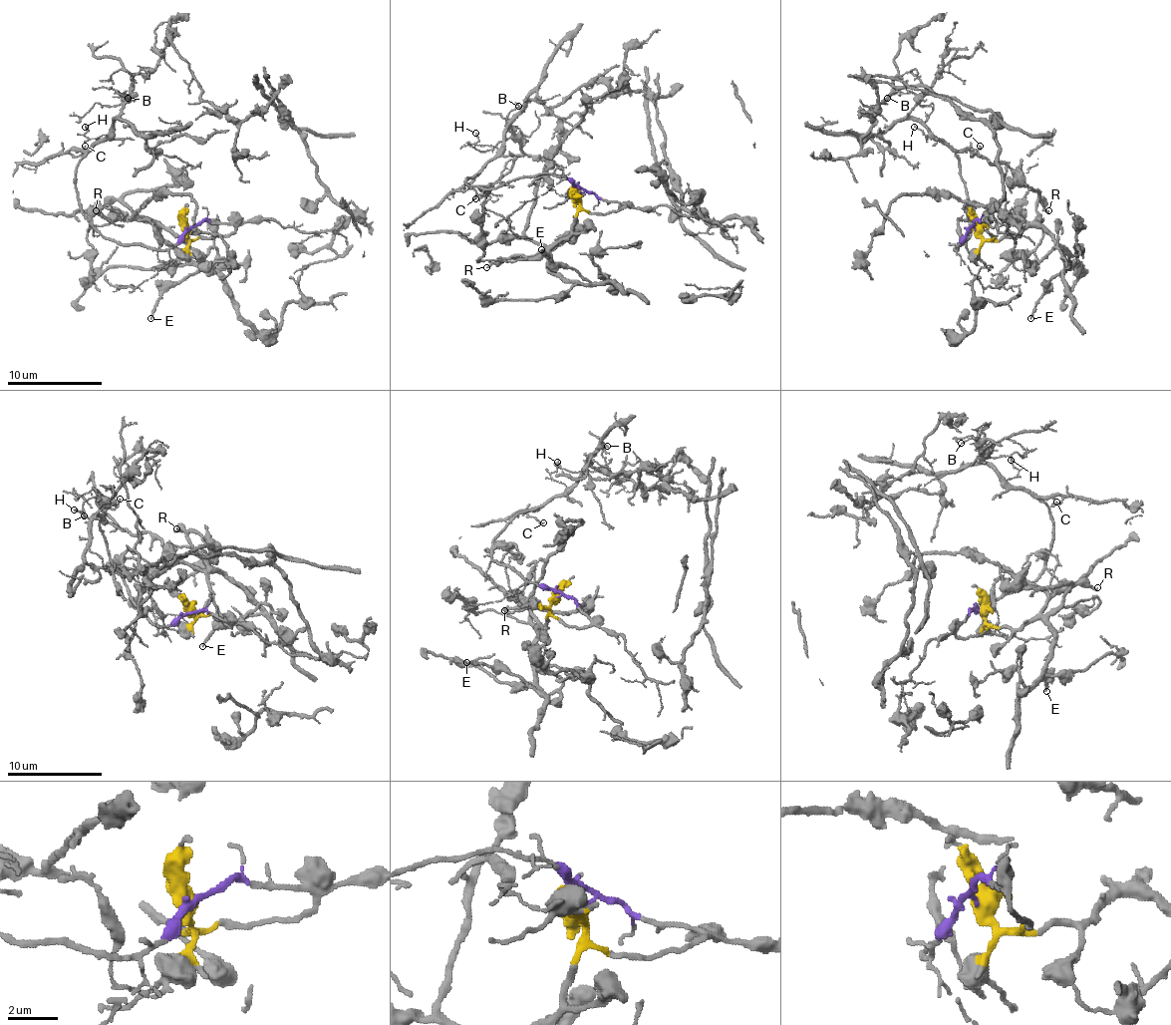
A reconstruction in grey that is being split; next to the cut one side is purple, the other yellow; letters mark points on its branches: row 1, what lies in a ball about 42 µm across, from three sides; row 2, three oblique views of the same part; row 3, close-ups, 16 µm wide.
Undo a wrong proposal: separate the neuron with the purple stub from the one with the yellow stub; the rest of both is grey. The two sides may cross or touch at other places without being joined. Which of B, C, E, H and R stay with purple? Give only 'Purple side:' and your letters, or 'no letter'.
Purple side: B, C, H

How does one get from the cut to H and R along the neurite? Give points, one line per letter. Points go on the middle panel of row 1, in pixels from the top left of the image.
H: (581, 194), (562, 175), (538, 172), (490, 189), (466, 184), (497, 152), (476, 145), (476, 133)
R: (581, 194), (571, 232), (543, 253), (531, 258), (497, 258), (485, 267)

